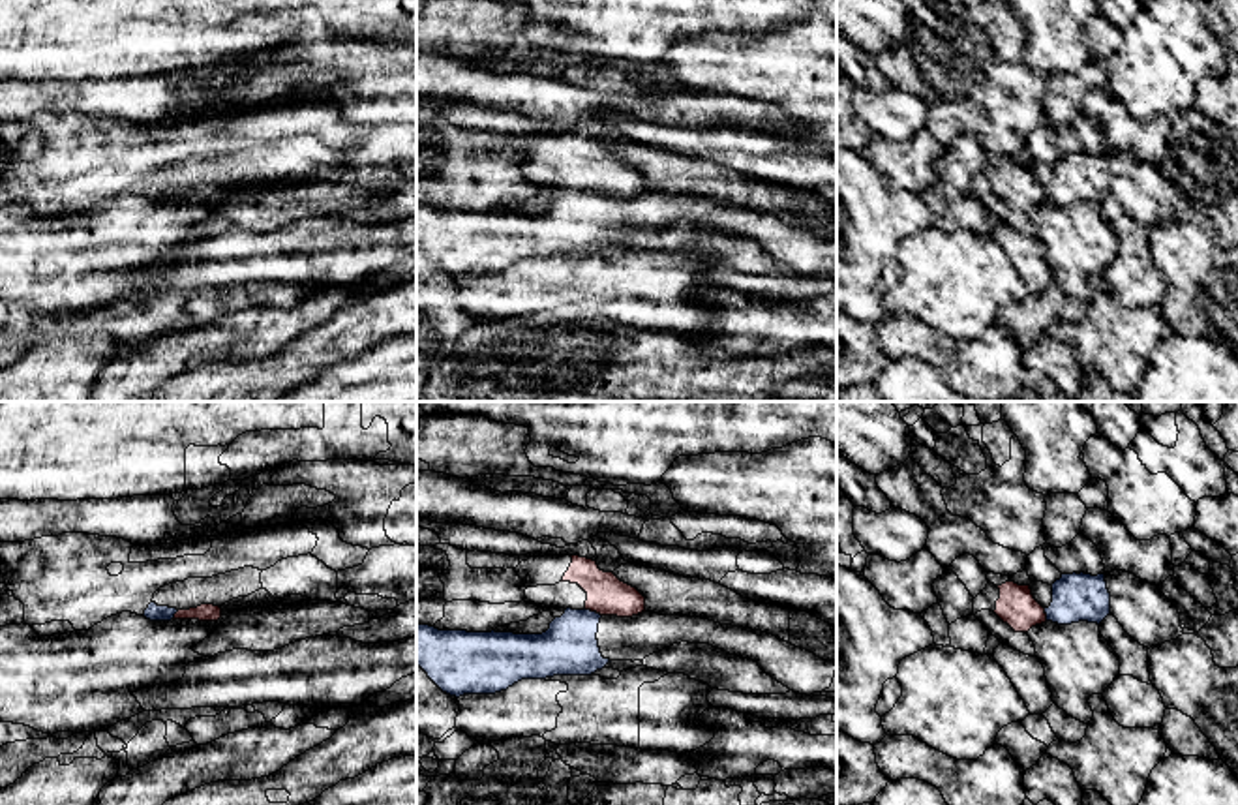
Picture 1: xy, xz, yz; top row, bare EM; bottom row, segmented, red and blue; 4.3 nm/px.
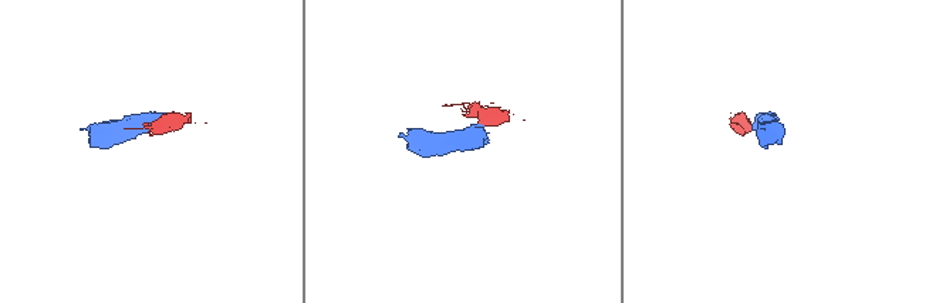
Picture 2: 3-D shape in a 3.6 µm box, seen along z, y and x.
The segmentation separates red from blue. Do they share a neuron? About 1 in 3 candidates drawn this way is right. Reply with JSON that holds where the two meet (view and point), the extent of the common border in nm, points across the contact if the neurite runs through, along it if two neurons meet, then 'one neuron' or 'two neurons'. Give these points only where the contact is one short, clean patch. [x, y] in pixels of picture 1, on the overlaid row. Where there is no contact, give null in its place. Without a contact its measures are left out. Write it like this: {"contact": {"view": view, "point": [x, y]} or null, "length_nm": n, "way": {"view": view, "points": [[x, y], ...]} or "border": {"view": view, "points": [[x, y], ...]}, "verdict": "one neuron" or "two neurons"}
{"contact": {"view": "xz", "point": [593, 610]}, "length_nm": 90, "border": {"view": "xz", "points": [[584, 608], [595, 610], [601, 616]]}, "verdict": "two neurons"}

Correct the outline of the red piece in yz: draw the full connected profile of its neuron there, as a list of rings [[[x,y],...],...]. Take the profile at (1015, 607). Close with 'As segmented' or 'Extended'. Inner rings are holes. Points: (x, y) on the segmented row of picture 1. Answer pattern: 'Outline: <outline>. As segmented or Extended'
Outline: [[[1005,582],[1002,585],[987,584],[974,599],[974,615],[981,610],[994,612],[1015,632],[1028,632],[1032,627],[1047,621],[1045,610],[1052,602],[1052,585],[1032,582],[1019,585]]]. Extended

